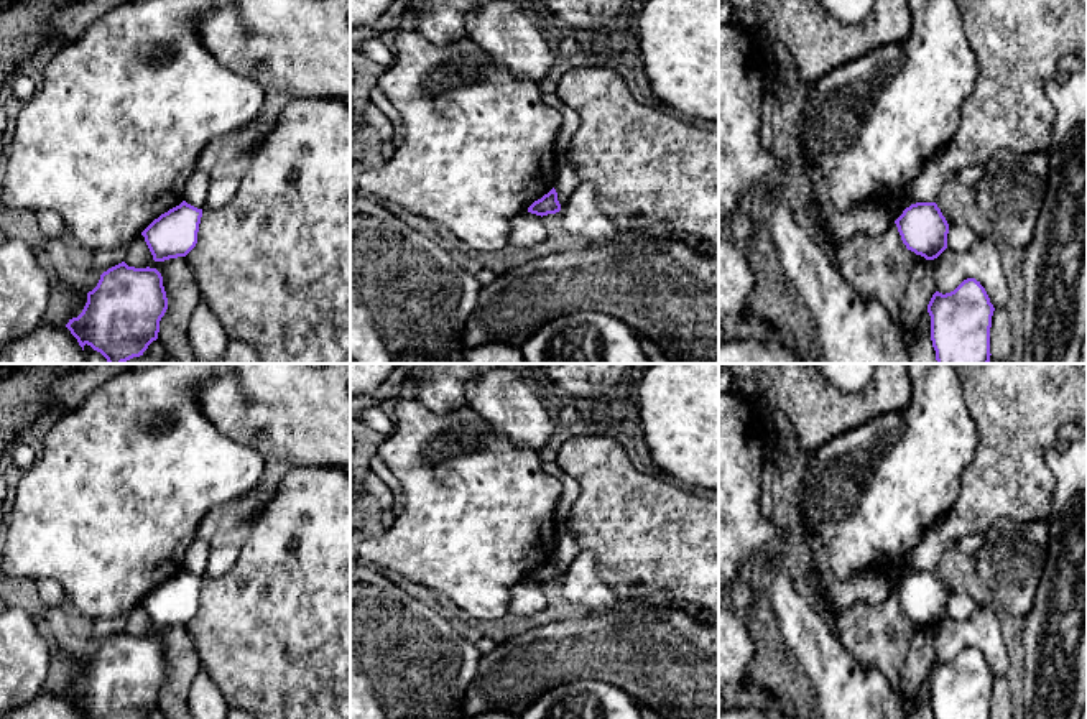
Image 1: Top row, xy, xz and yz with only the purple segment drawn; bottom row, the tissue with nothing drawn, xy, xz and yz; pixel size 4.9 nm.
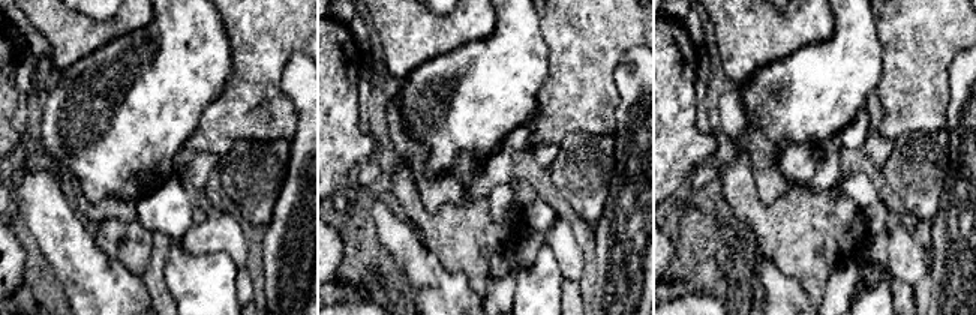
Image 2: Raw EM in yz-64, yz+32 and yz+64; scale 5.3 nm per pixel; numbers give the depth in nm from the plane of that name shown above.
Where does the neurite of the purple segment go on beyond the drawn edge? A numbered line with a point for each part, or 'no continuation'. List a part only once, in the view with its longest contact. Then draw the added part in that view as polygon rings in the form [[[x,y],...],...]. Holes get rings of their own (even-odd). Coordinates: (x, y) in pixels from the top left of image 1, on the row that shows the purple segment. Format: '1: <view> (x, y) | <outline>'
no continuation

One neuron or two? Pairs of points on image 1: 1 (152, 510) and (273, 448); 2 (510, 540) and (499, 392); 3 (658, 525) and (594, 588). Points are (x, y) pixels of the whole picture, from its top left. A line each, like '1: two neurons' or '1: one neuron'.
1: two neurons
2: two neurons
3: two neurons

